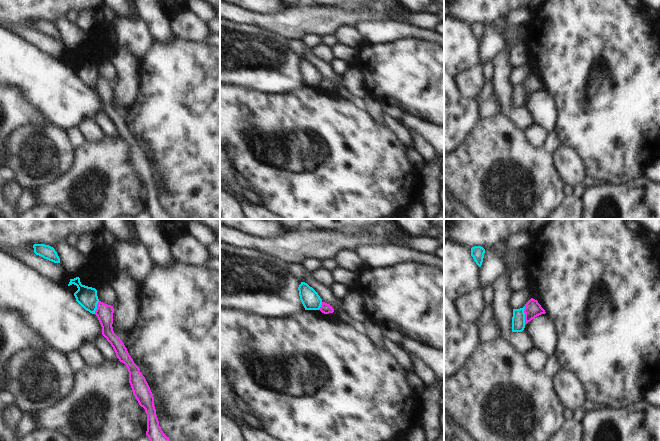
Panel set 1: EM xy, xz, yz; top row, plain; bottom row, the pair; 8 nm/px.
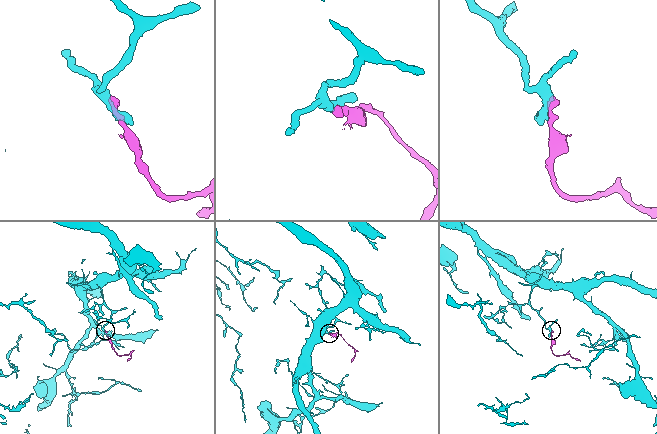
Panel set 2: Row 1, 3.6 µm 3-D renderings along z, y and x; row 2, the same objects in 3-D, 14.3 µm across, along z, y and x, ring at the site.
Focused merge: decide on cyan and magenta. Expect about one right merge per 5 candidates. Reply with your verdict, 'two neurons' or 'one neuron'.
two neurons

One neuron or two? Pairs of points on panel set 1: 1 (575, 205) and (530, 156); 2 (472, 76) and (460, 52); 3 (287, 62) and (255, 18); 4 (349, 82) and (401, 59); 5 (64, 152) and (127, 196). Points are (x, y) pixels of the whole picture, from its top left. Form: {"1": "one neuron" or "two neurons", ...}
{"1": "two neurons", "2": "two neurons", "3": "two neurons", "4": "two neurons", "5": "two neurons"}

